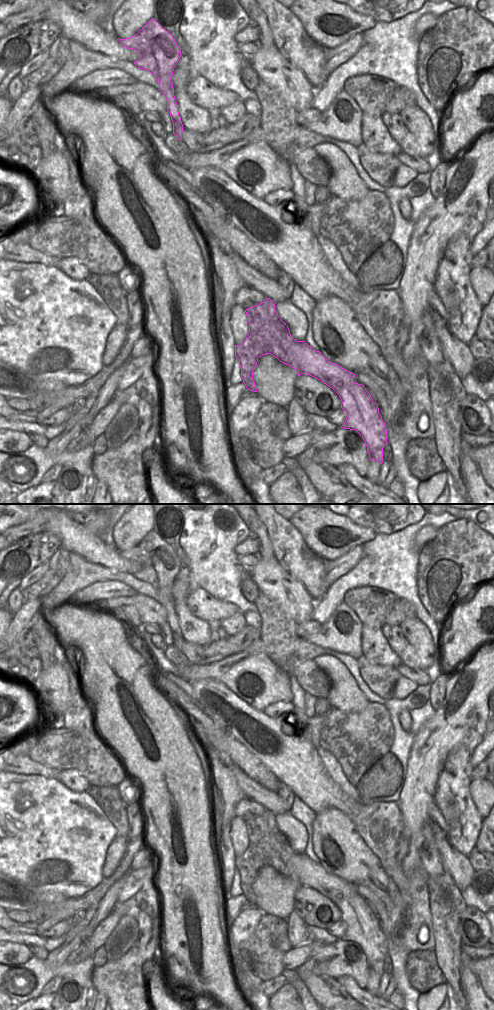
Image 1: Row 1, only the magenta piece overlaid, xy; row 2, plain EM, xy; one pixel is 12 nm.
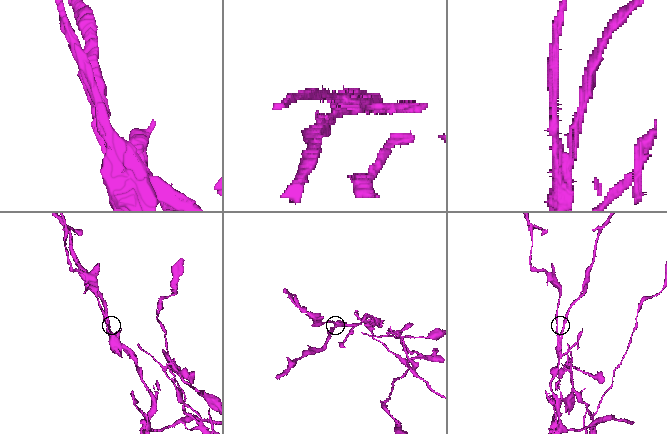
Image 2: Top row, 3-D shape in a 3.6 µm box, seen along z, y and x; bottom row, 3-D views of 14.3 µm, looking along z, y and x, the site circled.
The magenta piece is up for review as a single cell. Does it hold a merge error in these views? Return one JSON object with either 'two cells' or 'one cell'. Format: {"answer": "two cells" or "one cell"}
{"answer": "two cells"}

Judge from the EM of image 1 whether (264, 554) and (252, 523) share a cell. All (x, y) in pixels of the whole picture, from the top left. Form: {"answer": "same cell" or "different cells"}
{"answer": "same cell"}

